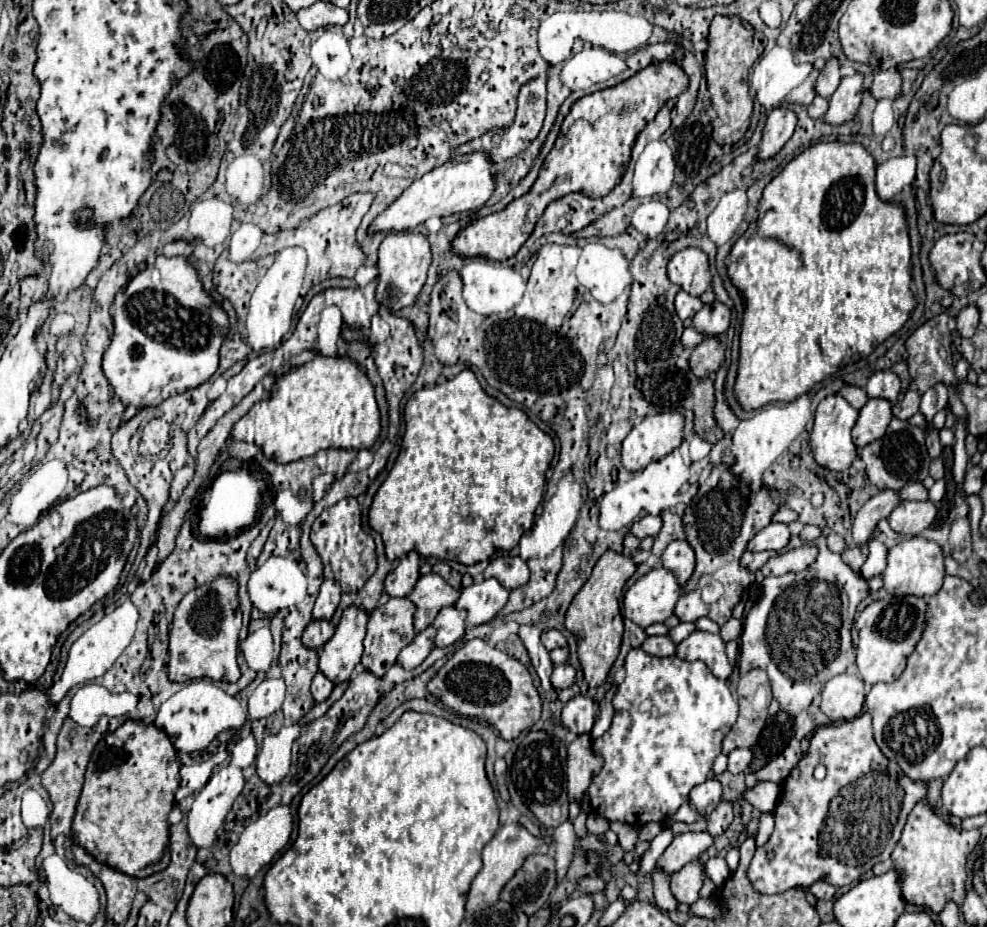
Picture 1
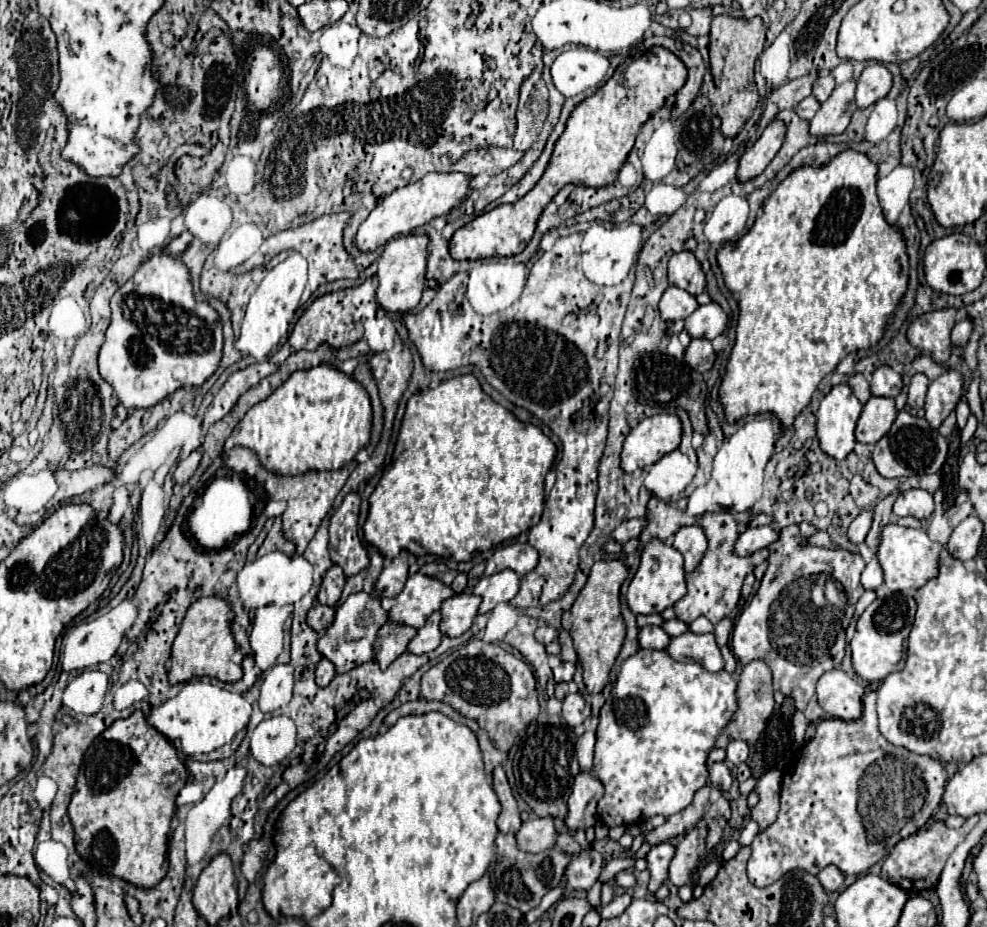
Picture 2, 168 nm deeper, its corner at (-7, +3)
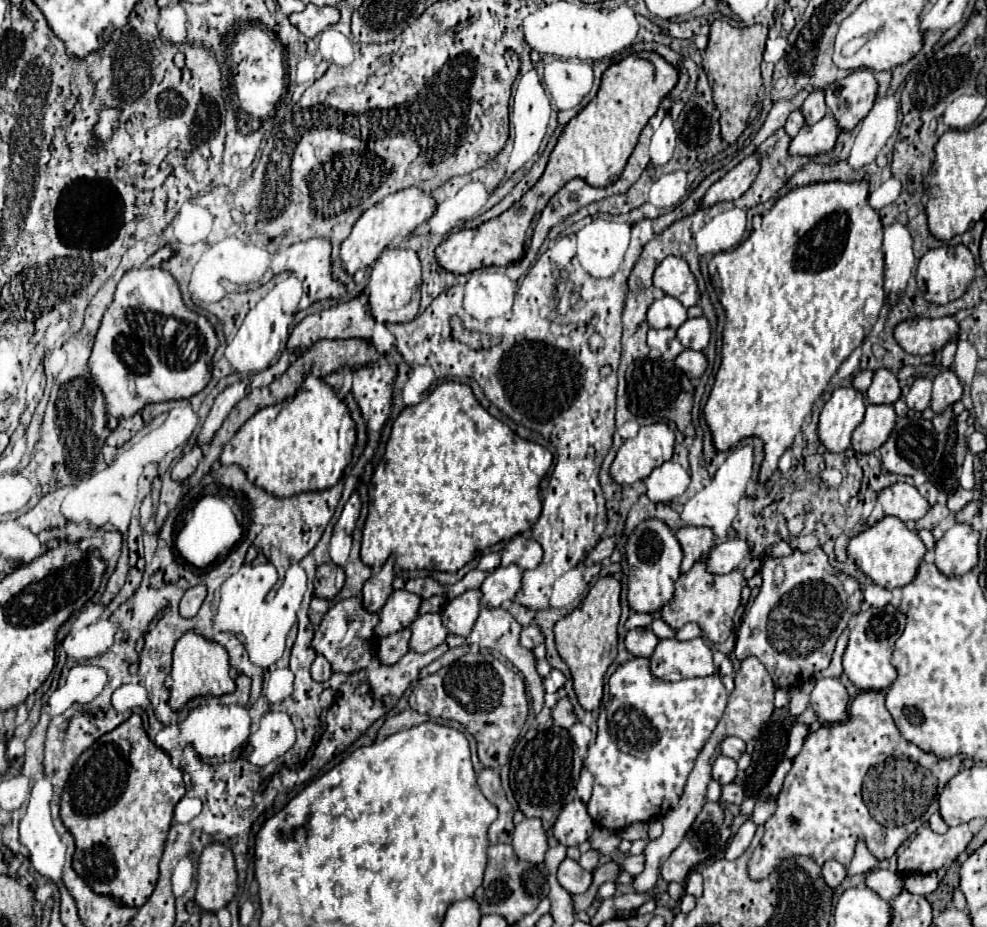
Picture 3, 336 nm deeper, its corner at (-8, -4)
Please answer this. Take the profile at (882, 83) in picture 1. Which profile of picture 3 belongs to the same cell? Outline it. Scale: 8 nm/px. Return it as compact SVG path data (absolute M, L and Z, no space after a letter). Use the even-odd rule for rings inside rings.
M855 70L843 80L825 88L827 114L831 114L841 130L853 130L871 110L877 94L877 80L871 70Z

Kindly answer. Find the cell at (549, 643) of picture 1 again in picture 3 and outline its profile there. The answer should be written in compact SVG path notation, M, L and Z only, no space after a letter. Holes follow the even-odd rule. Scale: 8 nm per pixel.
M527 626L527 628L521 630L519 642L521 642L521 646L525 646L525 648L531 650L531 648L535 648L537 644L543 642L543 636L541 636L541 632L537 630L537 626Z

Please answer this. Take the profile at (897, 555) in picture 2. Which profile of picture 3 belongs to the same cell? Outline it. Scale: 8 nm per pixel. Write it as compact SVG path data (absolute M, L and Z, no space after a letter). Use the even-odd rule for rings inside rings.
M885 516L873 526L863 524L863 530L851 536L847 554L849 558L853 558L857 568L867 578L871 578L873 584L893 590L911 582L911 576L915 576L915 568L919 568L919 562L925 556L925 544L915 532L905 526L903 520L899 520L897 516Z

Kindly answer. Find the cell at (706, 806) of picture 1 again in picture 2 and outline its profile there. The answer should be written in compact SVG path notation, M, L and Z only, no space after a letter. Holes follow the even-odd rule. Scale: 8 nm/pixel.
M714 763L710 767L710 787L712 789L718 789L718 791L728 791L730 785L732 785L732 775L730 775L730 769L726 763Z

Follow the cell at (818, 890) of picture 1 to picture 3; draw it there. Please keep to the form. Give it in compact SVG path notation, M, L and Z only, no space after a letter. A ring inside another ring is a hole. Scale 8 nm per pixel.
M827 860L823 864L823 878L827 882L829 888L835 888L841 884L841 880L845 878L845 866L839 864L837 860Z

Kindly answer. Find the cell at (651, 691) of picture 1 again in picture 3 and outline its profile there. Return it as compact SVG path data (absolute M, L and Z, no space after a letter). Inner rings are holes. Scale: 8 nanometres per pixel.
M631 658L621 664L609 678L609 694L611 702L609 708L603 710L603 718L599 718L597 740L585 758L585 766L593 774L593 794L587 812L595 824L623 832L633 822L653 822L663 818L679 802L693 762L707 742L707 736L715 730L729 694L717 672L705 678L665 682L649 672L647 658Z

